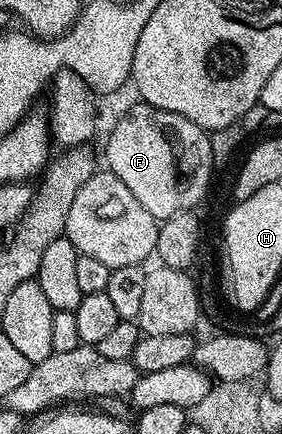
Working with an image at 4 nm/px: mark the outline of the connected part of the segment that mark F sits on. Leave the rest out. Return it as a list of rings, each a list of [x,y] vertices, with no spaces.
[[[144,101],[138,104],[114,125],[105,143],[108,170],[135,193],[139,205],[158,221],[180,211],[194,210],[213,175],[215,156],[210,136],[187,117],[150,107]]]

